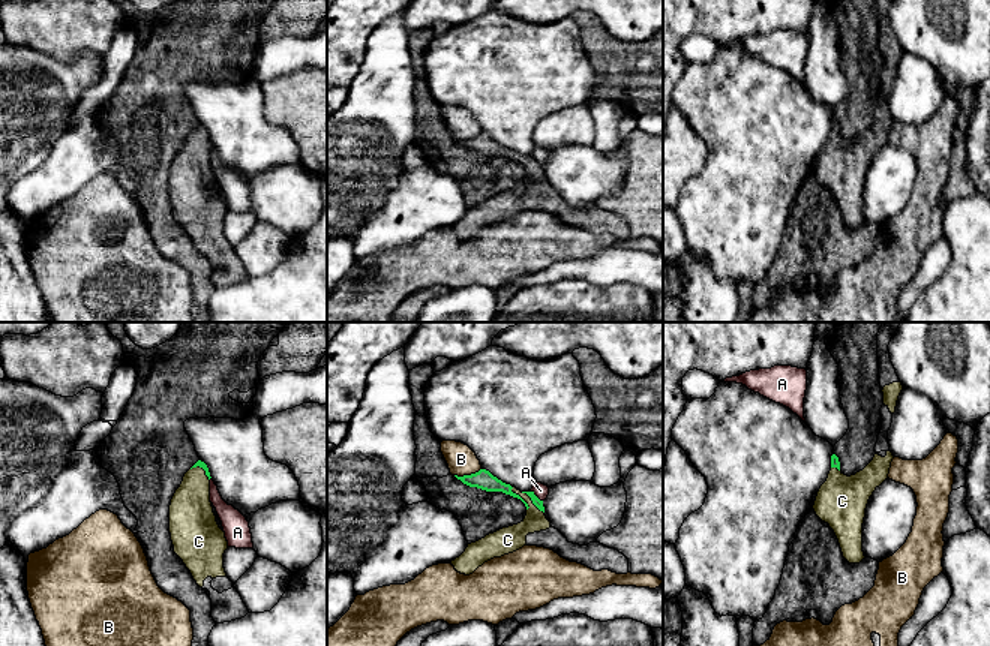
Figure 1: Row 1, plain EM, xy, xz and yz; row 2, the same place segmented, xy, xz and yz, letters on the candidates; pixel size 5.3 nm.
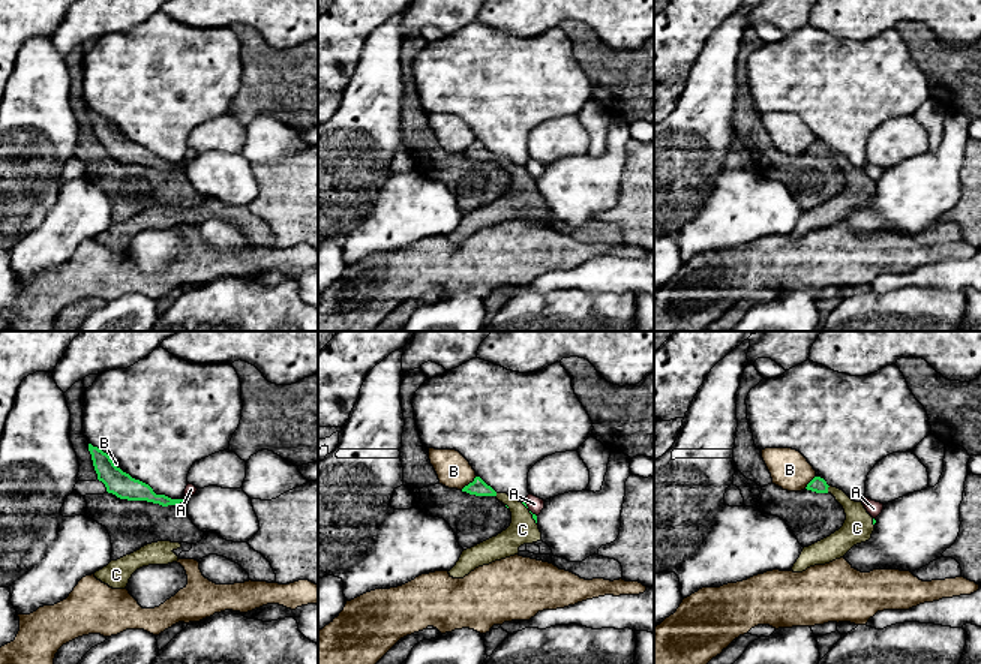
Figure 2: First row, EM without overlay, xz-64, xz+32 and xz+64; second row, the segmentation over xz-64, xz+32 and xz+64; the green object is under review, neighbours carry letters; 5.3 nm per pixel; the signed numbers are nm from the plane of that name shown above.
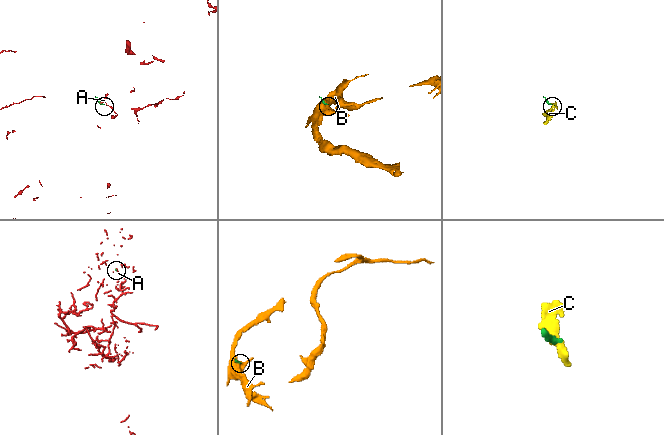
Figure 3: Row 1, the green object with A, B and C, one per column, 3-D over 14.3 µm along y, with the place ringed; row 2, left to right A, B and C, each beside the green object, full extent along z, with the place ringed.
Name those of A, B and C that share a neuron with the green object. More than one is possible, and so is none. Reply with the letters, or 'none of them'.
C

